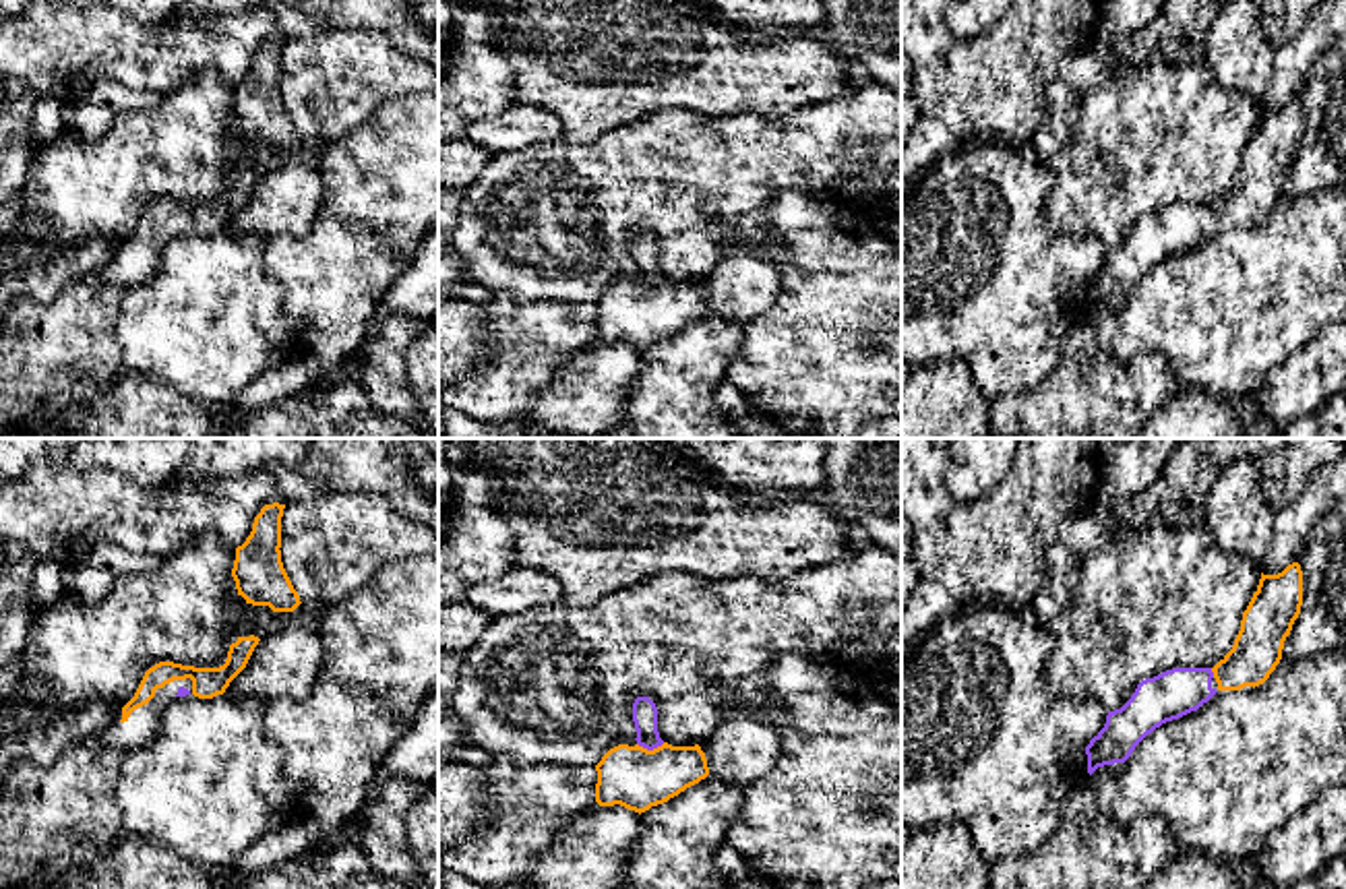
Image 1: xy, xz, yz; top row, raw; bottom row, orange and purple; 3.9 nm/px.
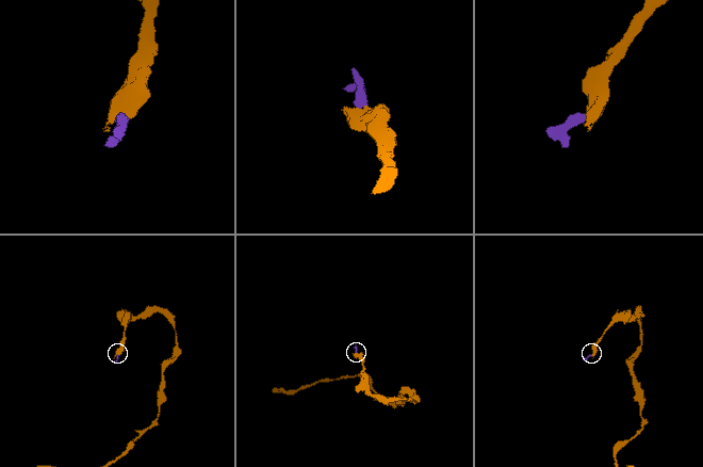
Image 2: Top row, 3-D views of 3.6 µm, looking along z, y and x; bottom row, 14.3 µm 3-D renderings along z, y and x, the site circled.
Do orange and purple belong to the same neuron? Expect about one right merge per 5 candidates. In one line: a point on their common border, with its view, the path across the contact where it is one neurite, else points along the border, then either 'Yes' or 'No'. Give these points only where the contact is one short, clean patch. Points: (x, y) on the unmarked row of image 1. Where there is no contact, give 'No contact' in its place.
Touches orange at xz (650, 288). Path across: xz (635, 315), (650, 300), (650, 288), (644, 247). Yes

